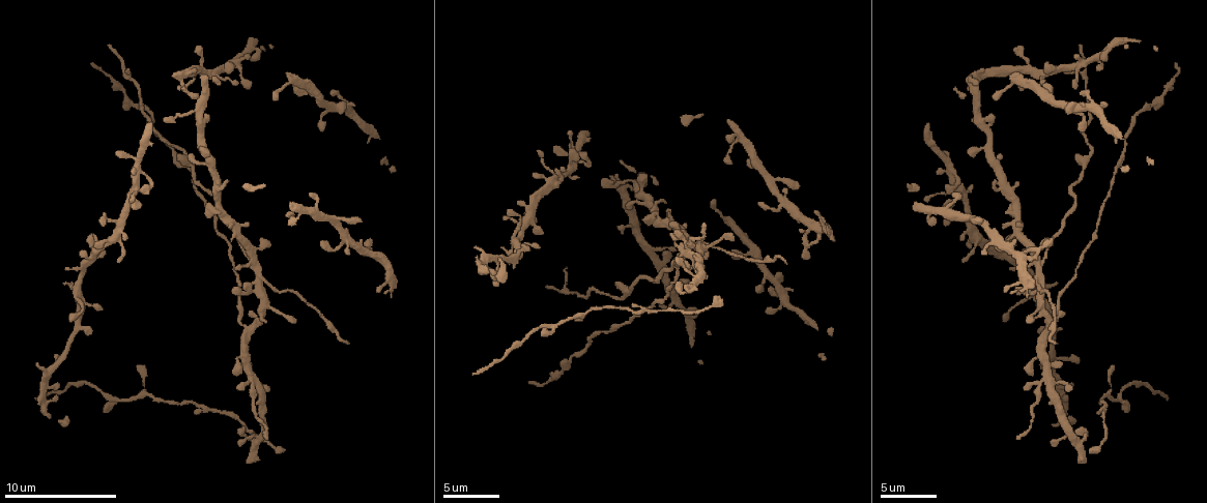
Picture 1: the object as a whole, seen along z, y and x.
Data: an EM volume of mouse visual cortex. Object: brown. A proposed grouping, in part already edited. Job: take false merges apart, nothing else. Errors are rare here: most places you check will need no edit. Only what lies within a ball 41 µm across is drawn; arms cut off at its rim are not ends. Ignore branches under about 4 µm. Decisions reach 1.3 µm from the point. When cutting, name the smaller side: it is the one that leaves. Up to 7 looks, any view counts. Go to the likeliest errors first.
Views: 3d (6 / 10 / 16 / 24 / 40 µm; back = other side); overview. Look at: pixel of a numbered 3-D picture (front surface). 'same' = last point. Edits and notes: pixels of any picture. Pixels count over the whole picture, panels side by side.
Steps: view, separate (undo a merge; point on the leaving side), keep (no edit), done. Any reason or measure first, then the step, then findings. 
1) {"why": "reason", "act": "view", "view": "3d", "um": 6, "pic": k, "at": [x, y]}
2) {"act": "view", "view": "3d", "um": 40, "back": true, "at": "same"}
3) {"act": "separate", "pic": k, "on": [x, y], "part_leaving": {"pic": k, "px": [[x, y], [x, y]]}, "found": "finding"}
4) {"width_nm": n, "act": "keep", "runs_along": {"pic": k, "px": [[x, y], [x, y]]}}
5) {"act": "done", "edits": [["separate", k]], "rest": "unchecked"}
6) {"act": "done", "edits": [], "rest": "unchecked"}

{"why": "small branch off a trunk", "act": "view", "view": "3d", "um": 6, "pic": 1, "at": [1043, 261]}

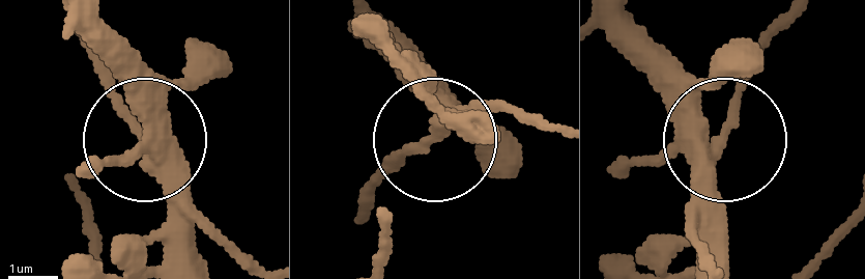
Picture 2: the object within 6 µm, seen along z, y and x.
{"arms": 4, "act": "separate", "pic": 2, "on": [429, 151], "part_leaving": {"pic": 2, "px": [[697, 174], [783, 18]]}, "found": "a second neuron is stuck on"}

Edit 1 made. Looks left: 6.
{"act": "view", "view": "overview"}

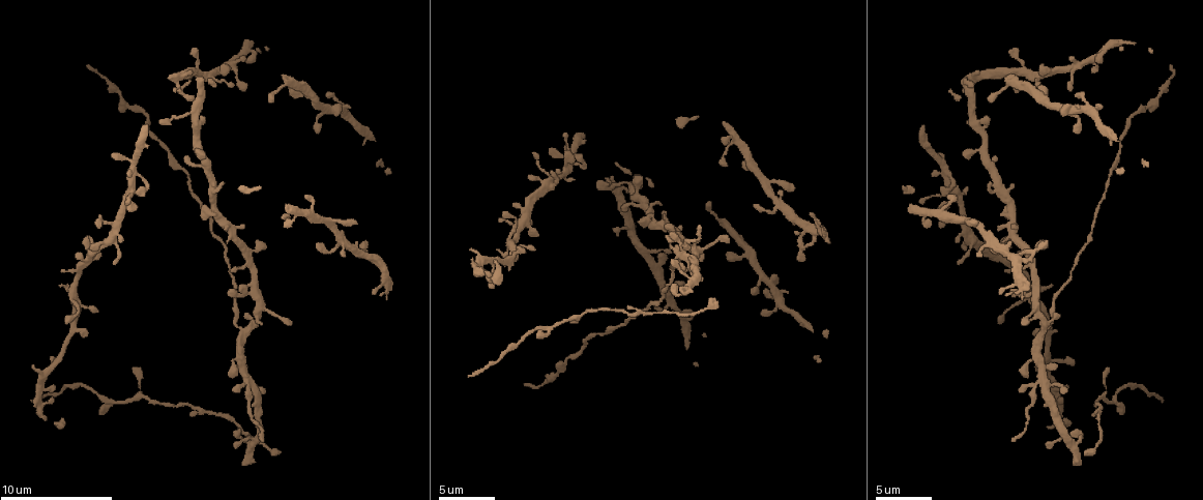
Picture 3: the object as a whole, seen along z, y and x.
{"why": "four arms meet", "act": "view", "view": "3d", "um": 6, "pic": 3, "at": [1037, 383]}

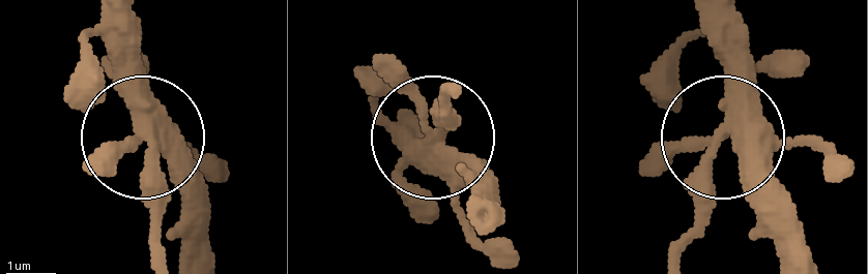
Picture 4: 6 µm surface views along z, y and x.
{"arms": 4, "act": "keep", "runs_along": {"pic": 4, "px": [[131, 17], [131, 116], [154, 164], [154, 247]]}, "found": "one neuron here"}

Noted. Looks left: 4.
{"why": "two arms in line, one across", "act": "view", "view": "3d", "um": 6, "pic": 3, "at": [241, 329]}

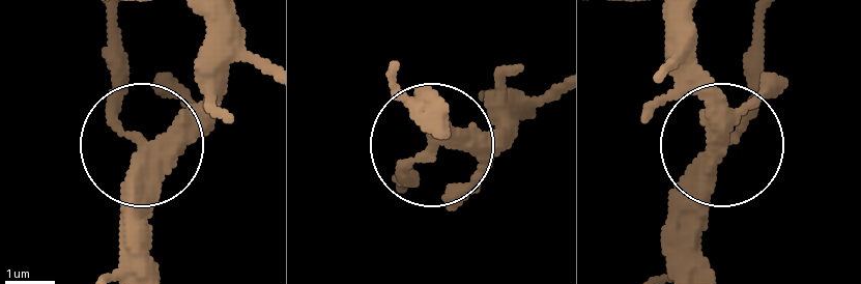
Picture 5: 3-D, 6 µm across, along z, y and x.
{"width_nm": 340, "act": "keep", "found": "continuous, no second neuron"}

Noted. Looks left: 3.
{"act": "done", "edits": [["separate", 2]], "rest": "unchecked"}

